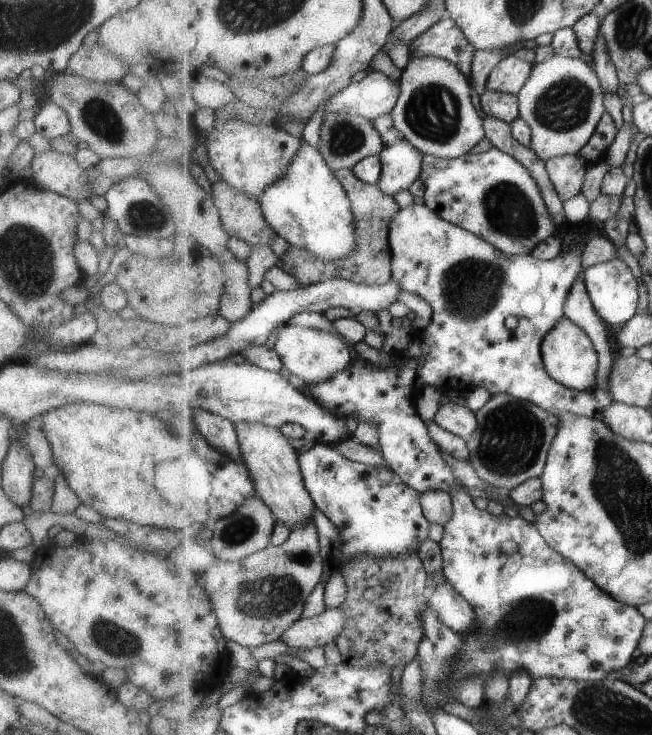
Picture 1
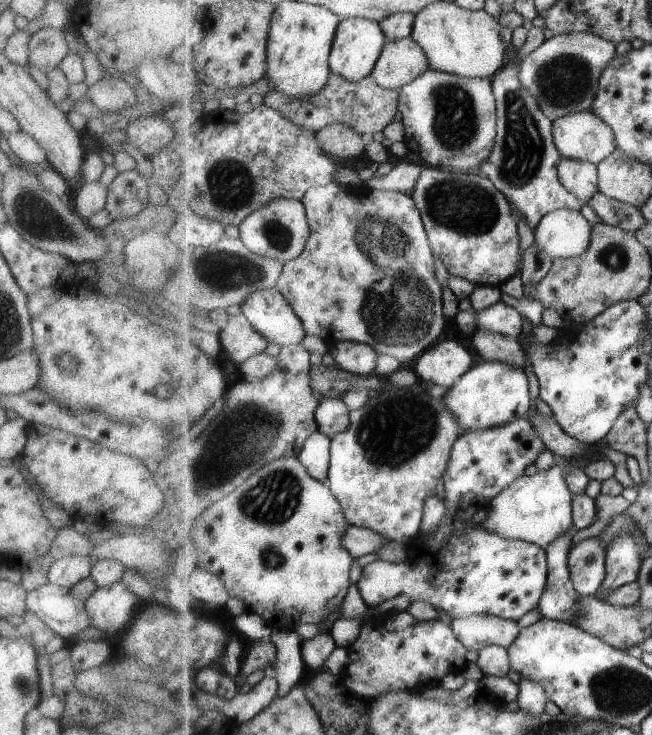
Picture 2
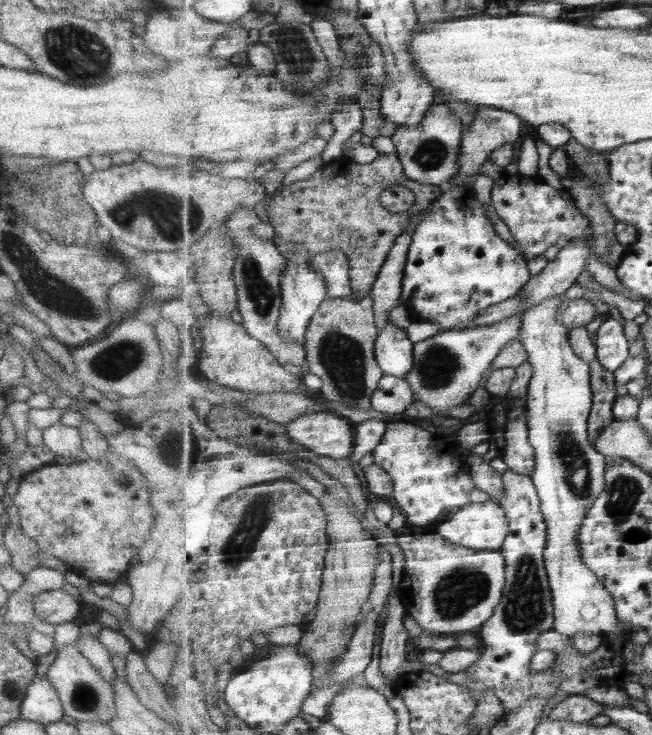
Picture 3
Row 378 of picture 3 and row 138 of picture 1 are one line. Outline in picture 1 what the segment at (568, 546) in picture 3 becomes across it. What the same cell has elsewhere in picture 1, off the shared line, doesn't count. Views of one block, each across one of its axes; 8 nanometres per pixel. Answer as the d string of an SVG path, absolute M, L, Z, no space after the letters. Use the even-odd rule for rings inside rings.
M554 54L550 59L537 63L531 71L529 80L517 94L520 102L520 116L530 124L531 128L529 147L544 161L565 155L577 155L592 139L597 125L606 113L605 104L603 104L603 92L603 85L598 72L582 58Z

